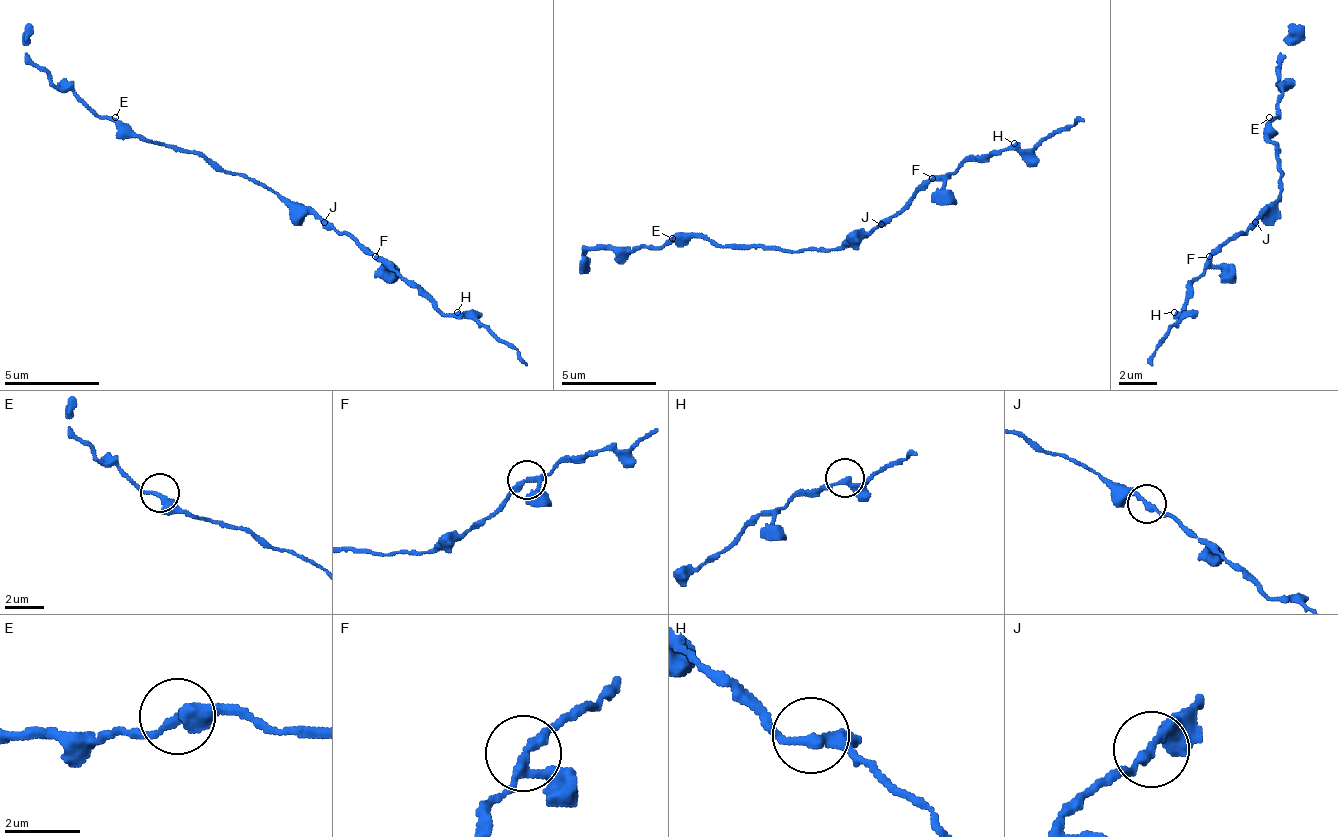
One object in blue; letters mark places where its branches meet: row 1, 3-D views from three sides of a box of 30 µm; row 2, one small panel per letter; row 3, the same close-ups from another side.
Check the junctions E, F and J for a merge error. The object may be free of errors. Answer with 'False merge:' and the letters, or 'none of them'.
False merge: none of them

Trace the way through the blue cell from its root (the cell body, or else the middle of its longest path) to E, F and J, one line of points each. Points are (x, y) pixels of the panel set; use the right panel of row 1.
E: (1279, 198), (1279, 179), (1284, 174), (1279, 170), (1279, 151), (1269, 141), (1269, 117)
F: (1279, 198), (1246, 231), (1236, 231), (1208, 255)
J: (1279, 198), (1255, 222)

